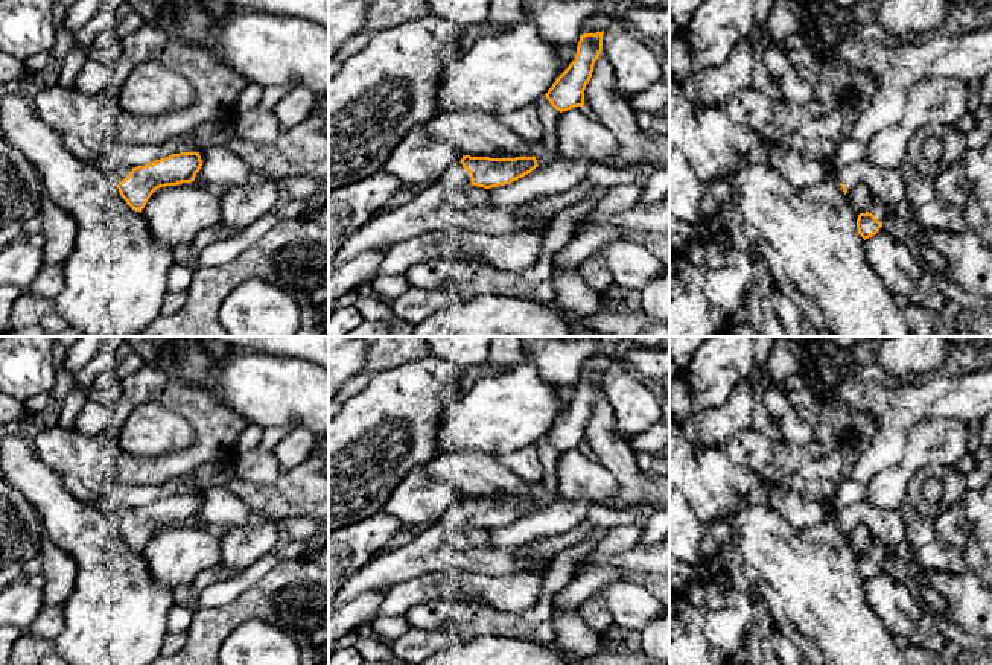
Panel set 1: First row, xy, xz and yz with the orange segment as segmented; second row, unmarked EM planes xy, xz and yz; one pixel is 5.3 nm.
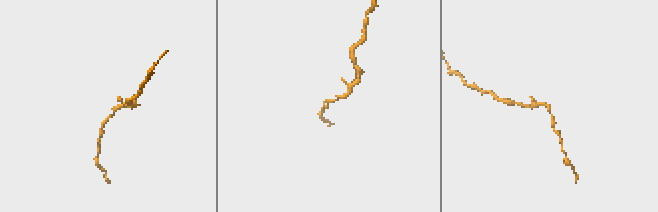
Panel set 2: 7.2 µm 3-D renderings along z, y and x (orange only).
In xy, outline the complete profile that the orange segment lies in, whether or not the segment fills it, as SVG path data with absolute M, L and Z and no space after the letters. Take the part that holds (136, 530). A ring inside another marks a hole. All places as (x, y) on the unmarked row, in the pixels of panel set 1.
M180 493L132 510L120 507L107 516L126 545L141 554L157 530L195 522L201 507L199 493Z

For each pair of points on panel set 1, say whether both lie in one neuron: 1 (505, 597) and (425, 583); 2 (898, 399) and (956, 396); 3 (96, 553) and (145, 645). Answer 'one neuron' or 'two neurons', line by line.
1: one neuron
2: one neuron
3: one neuron

